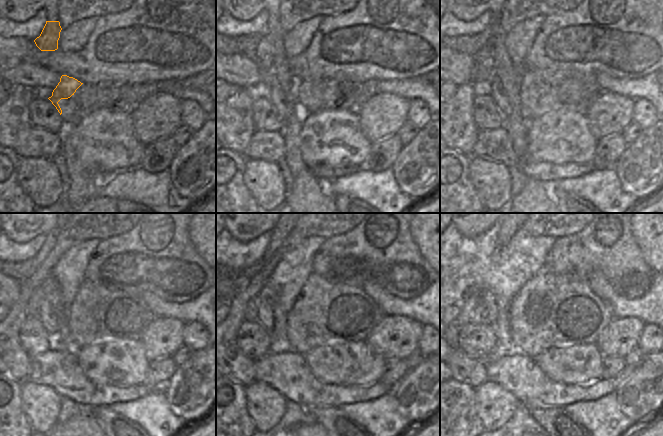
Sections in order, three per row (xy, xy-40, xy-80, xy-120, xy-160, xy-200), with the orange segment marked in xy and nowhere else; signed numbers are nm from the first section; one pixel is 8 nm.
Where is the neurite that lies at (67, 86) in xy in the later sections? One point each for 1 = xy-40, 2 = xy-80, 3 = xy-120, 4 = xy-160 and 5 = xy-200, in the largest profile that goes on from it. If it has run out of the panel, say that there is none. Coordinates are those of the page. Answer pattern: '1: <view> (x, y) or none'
1: xy-40 (269, 56)
2: xy-80 (494, 68)
3: xy-120 (45, 304)
4: xy-160 (259, 309)
5: xy-200 (477, 317)

